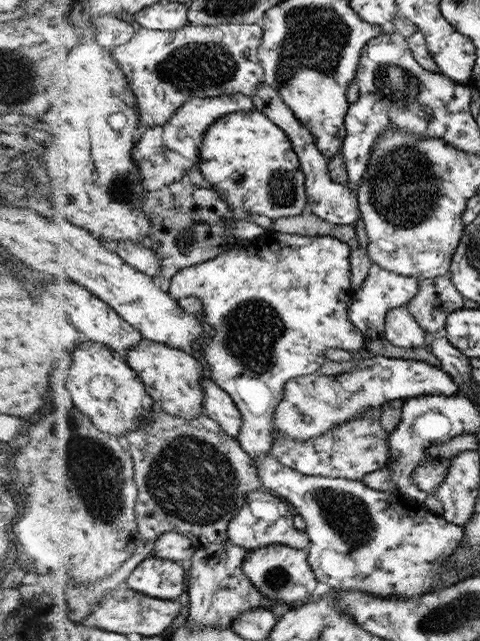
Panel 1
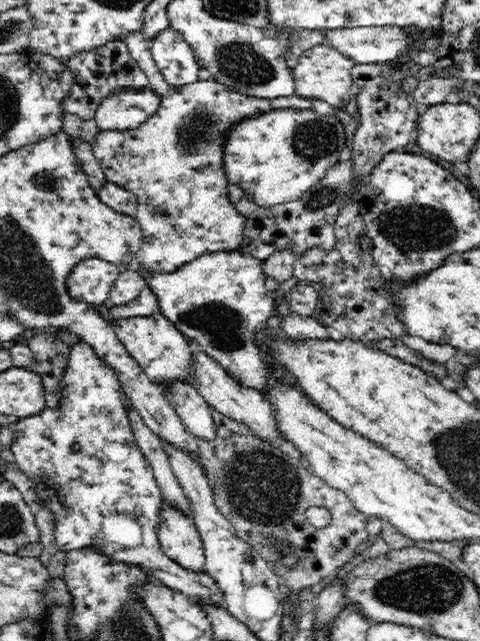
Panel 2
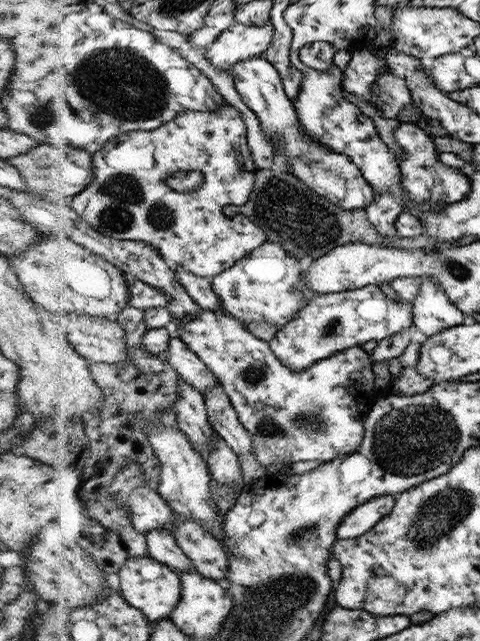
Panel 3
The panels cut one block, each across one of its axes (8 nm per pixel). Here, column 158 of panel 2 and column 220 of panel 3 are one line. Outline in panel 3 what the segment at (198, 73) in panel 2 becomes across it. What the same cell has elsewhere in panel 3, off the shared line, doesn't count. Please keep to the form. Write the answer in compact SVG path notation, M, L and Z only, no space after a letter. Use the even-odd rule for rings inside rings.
M272 20L268 26L248 26L238 21L208 46L207 58L218 68L233 71L240 61L264 55L274 42L275 32Z

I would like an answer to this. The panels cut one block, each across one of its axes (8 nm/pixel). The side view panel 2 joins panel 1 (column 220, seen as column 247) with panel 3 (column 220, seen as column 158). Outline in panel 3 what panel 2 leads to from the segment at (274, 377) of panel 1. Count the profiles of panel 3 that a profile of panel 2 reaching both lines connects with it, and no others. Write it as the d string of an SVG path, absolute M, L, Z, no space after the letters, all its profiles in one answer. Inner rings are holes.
M269 241L212 281L215 291L224 300L224 312L228 311L247 326L253 322L273 322L281 328L296 319L310 300L317 296L312 289L305 287L304 271L297 255L292 256L284 246Z

